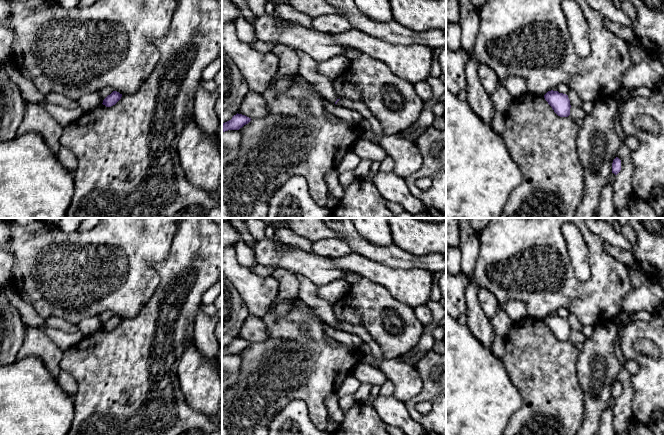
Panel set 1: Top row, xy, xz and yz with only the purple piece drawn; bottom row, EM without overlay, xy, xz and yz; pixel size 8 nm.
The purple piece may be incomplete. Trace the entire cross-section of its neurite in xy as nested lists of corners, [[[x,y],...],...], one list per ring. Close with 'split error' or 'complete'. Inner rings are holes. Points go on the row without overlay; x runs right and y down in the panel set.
[[[113,315],[110,319],[108,319],[104,324],[103,324],[103,329],[106,331],[111,331],[115,329],[122,321],[122,318],[120,318],[117,315]]]; complete

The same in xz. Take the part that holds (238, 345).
[[[237,337],[232,341],[231,344],[222,348],[222,356],[228,355],[228,354],[239,354],[244,349],[248,348],[250,345],[251,345],[251,342]]]; complete

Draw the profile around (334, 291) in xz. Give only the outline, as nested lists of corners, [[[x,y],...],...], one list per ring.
[[[339,279],[329,284],[318,287],[318,296],[330,303],[334,303],[346,294],[350,283],[347,280]]]

